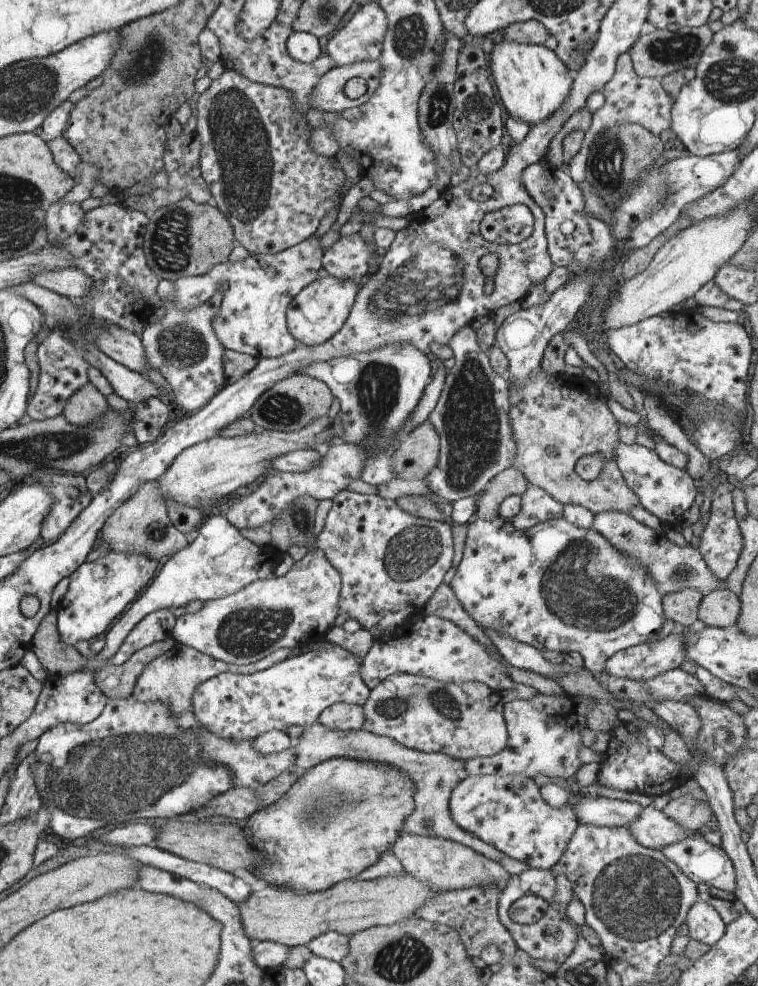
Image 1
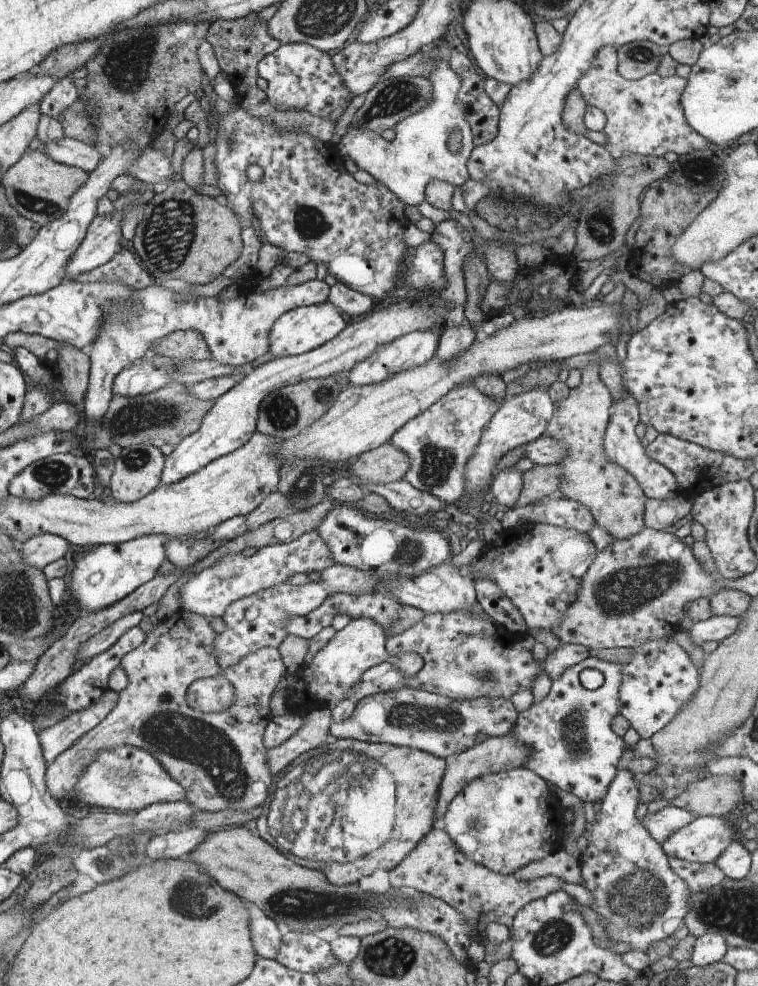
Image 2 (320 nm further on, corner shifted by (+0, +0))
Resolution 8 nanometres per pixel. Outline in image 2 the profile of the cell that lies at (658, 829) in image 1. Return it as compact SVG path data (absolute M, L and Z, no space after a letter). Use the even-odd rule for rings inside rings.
M705 816L697 817L678 829L661 844L661 847L668 857L676 857L691 863L714 863L726 847L737 839L741 839L740 832L735 826L730 825L725 817Z

